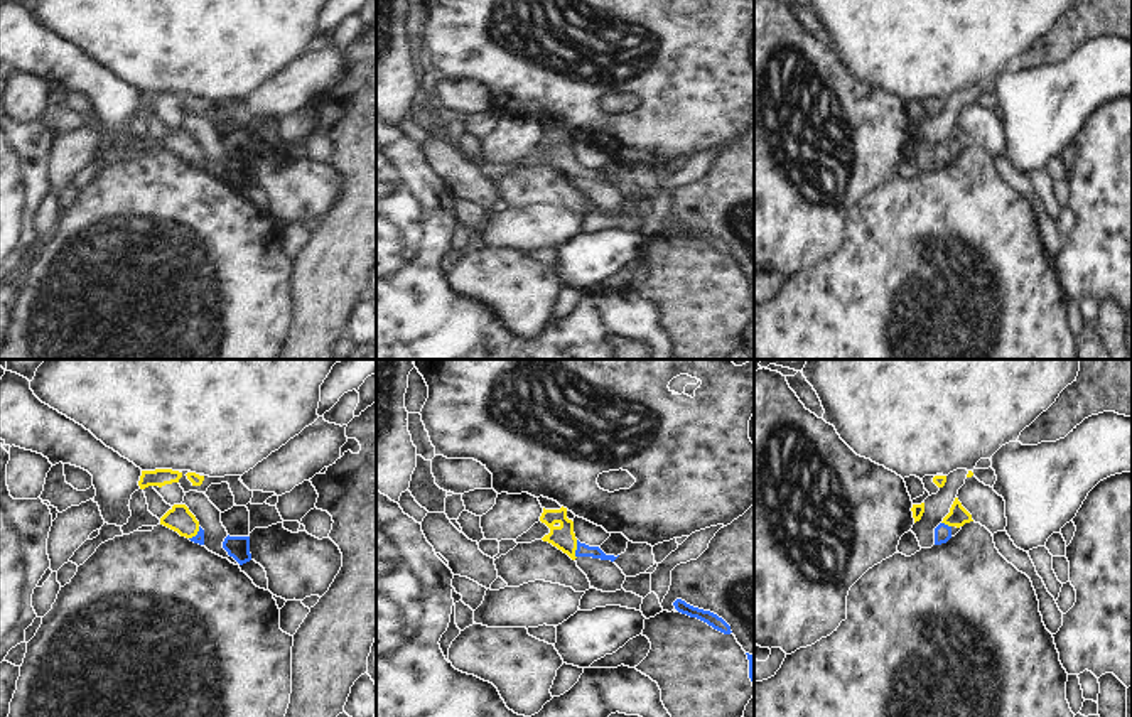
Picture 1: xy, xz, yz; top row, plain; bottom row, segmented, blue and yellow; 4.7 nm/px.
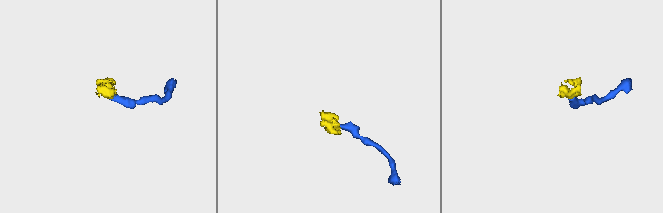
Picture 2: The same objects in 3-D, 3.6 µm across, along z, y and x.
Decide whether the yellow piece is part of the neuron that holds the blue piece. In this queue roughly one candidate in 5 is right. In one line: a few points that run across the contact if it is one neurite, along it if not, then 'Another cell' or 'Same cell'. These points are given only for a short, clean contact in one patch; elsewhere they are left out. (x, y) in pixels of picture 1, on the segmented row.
Line: xz (582, 550), (577, 549), (562, 537). Same cell

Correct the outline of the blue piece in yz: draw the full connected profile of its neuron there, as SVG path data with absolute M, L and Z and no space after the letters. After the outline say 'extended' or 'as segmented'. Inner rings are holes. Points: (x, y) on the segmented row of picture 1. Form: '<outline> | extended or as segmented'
M955 498L950 513L943 518L943 521L935 528L935 545L946 543L951 538L951 528L963 526L965 523L970 523L972 515L962 506L958 498Z | extended

